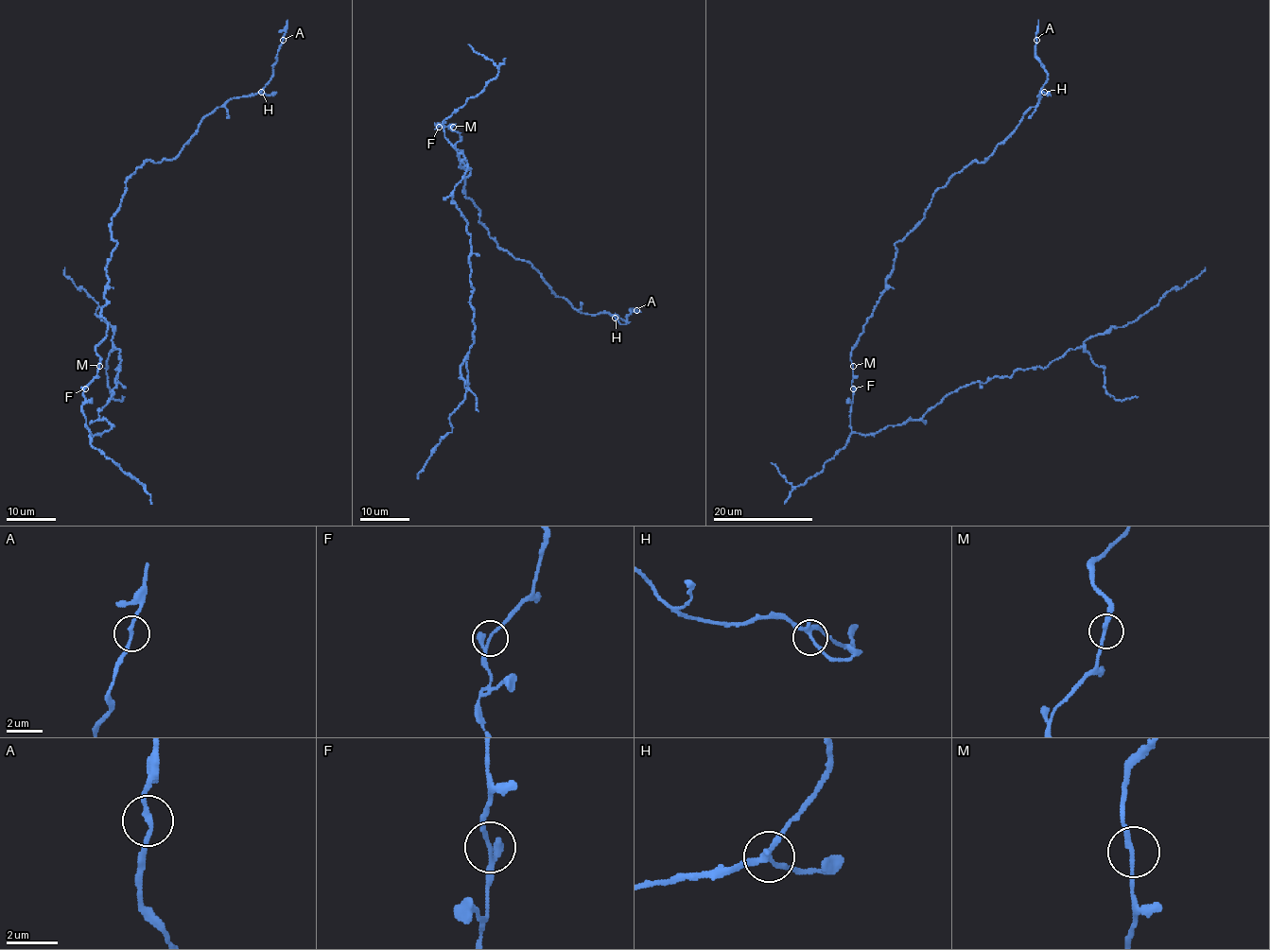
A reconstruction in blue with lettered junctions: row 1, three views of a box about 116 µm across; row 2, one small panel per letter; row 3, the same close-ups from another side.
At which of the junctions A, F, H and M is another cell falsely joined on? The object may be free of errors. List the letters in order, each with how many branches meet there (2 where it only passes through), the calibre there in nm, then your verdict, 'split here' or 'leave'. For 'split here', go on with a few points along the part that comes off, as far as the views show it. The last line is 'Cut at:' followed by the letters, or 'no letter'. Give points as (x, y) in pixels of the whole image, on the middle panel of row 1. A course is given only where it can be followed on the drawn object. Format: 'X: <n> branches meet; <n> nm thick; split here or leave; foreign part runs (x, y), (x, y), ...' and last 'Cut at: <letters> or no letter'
A: 2 branches meet; 190 nm thick; leave
F: 3 branches meet; 140 nm thick; leave
H: 3 branches meet; 200 nm thick; leave
M: 2 branches meet; 190 nm thick; leave
Cut at: no letter

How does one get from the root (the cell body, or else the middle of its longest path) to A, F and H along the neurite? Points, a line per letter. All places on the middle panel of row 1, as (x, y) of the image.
A: (452, 127), (460, 166), (471, 168), (465, 198), (496, 245), (582, 313), (626, 320), (636, 310)
F: (452, 127), (438, 127)
H: (452, 127), (460, 166), (471, 168), (465, 198), (488, 234), (578, 310), (615, 318)

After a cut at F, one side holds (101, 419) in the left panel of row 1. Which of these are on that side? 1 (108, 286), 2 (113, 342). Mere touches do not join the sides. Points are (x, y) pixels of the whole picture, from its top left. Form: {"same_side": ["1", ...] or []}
{"same_side": ["2"]}

